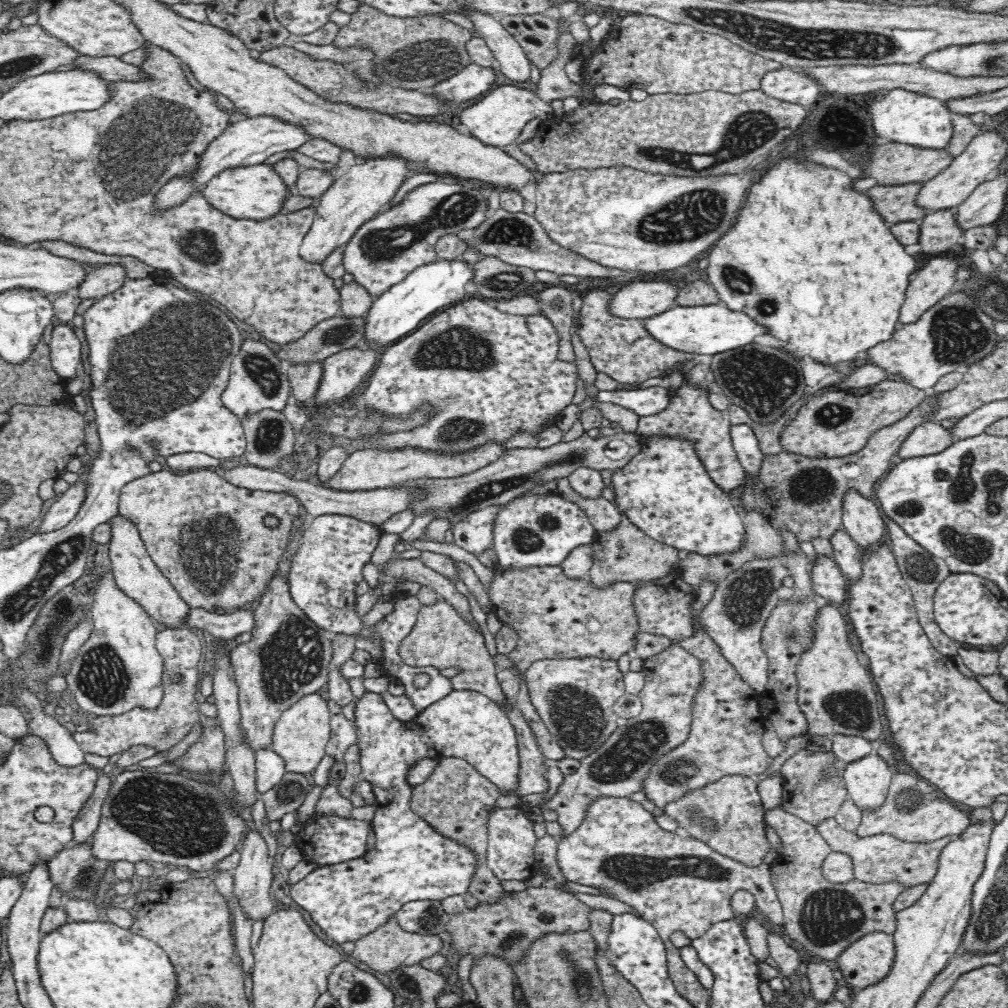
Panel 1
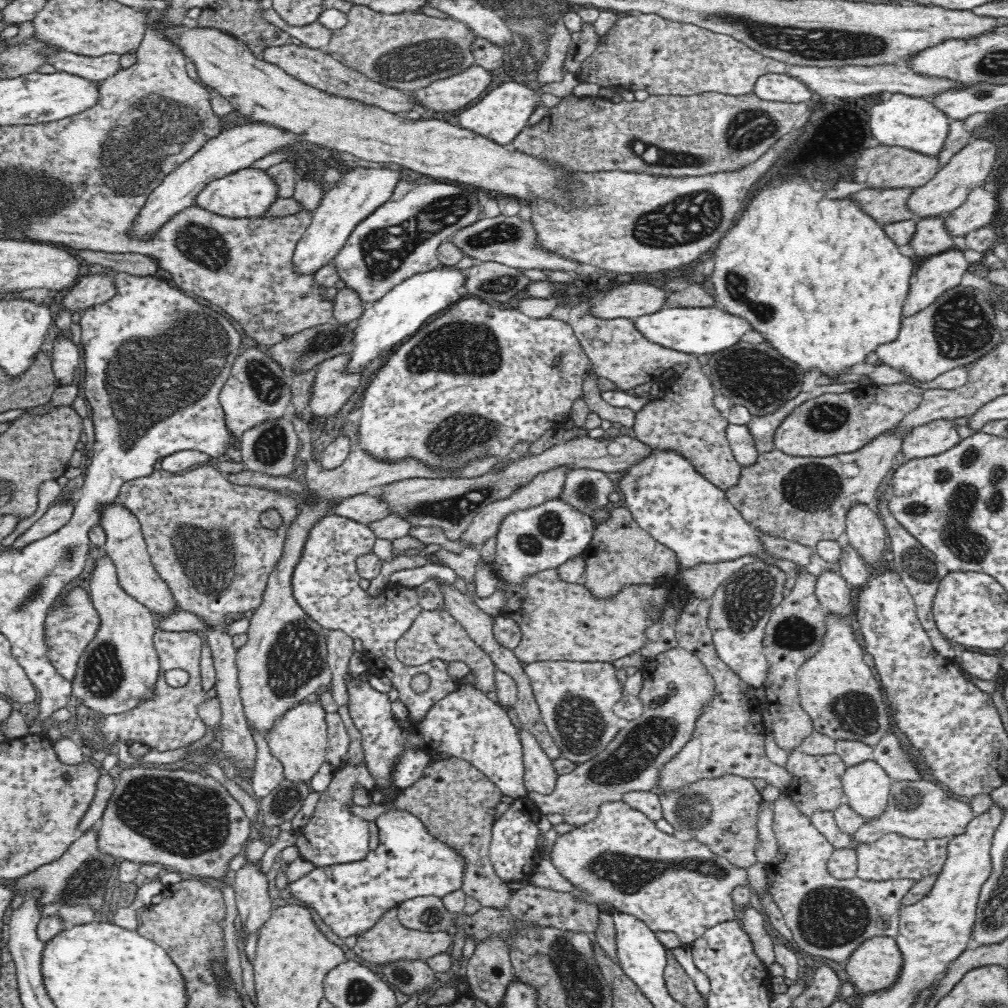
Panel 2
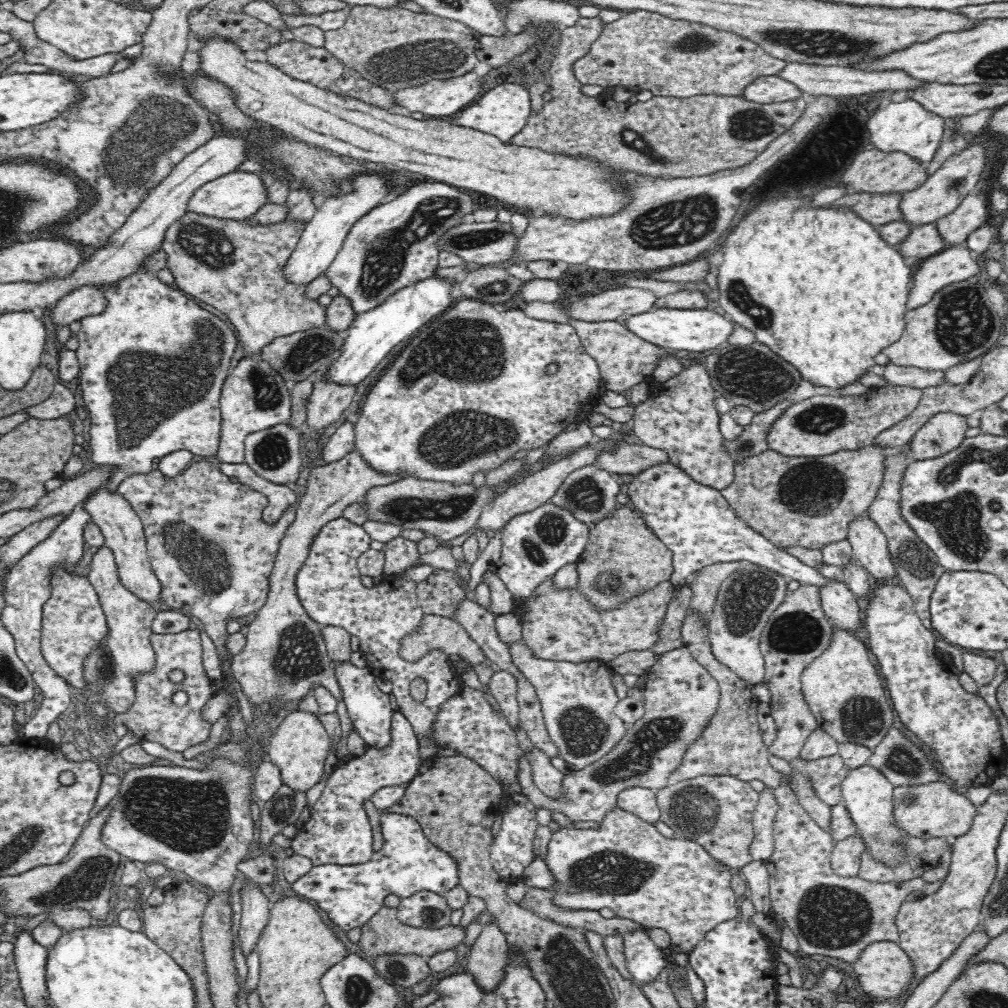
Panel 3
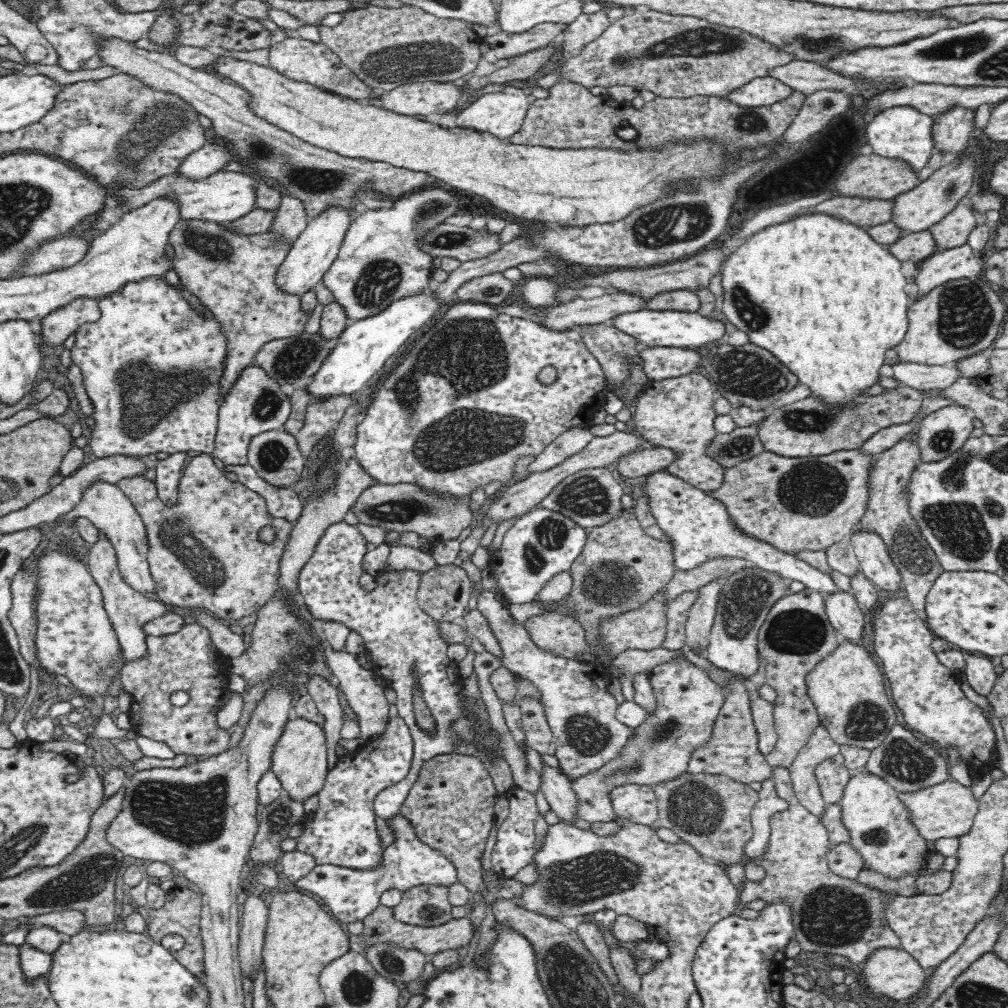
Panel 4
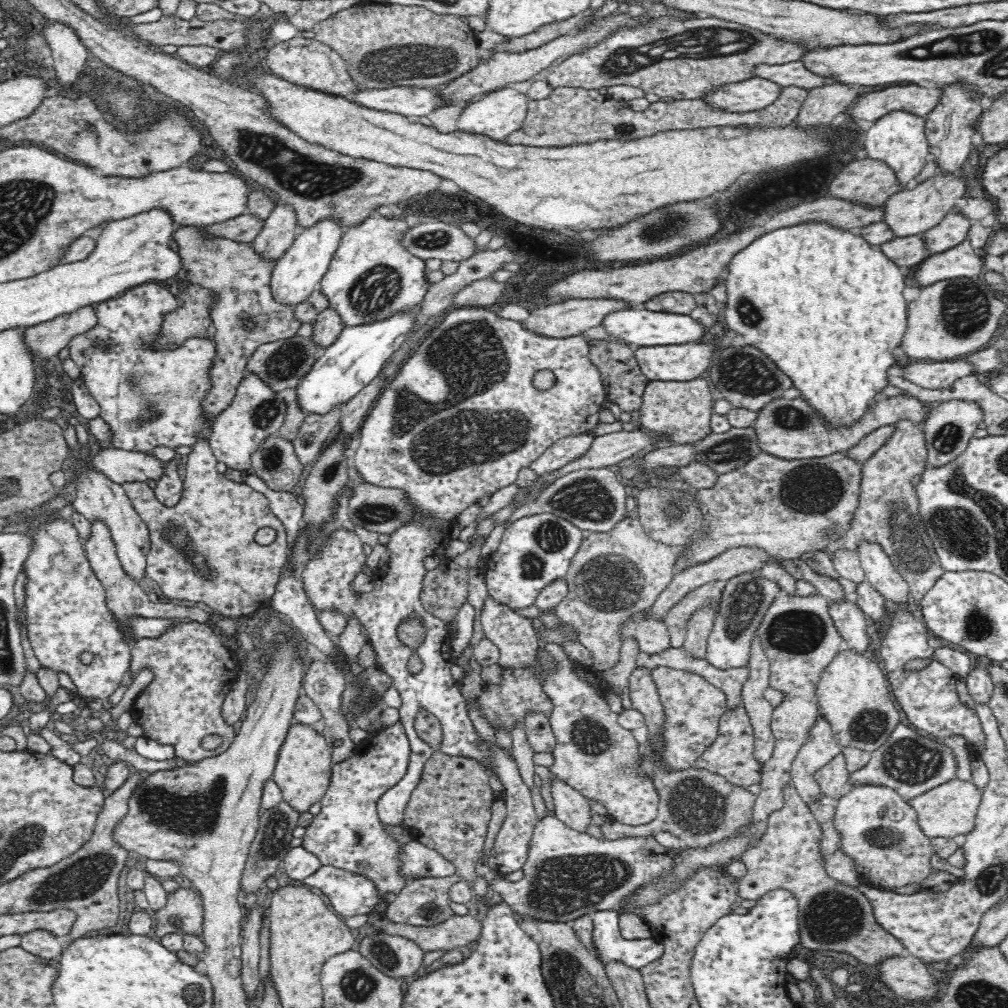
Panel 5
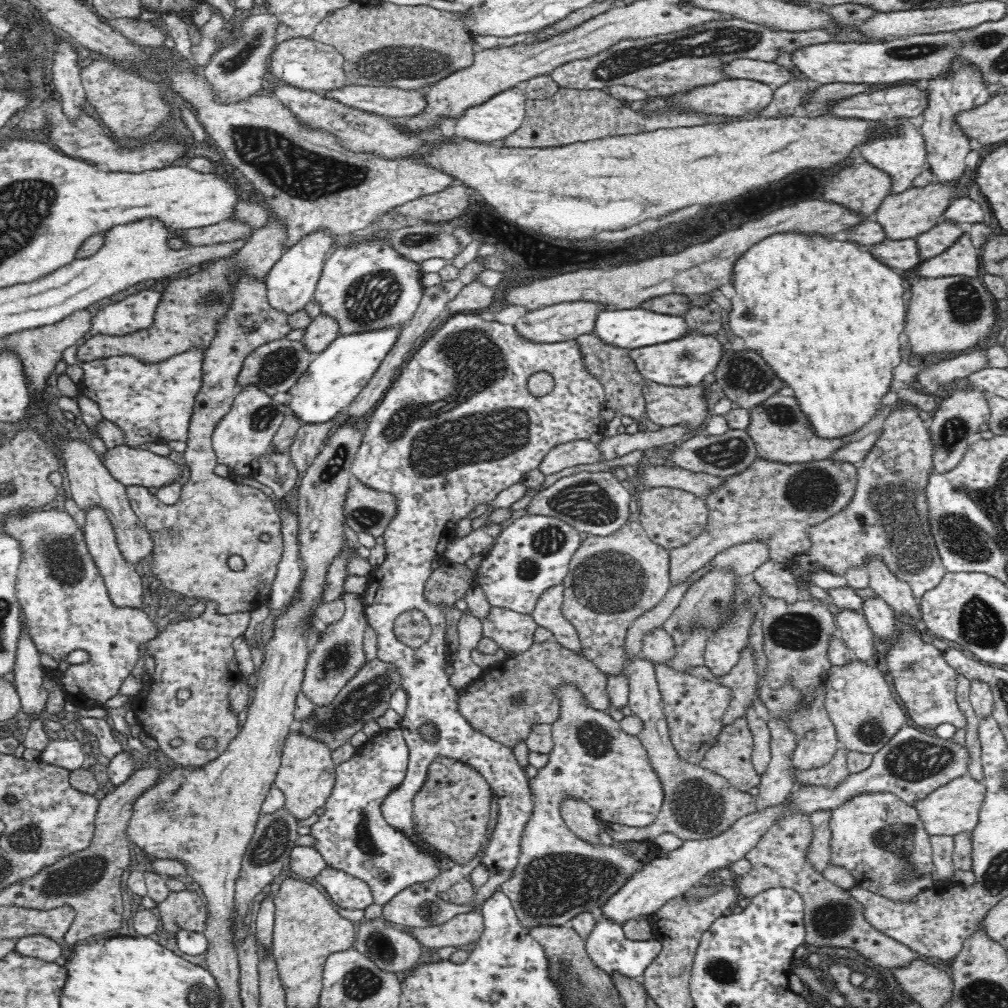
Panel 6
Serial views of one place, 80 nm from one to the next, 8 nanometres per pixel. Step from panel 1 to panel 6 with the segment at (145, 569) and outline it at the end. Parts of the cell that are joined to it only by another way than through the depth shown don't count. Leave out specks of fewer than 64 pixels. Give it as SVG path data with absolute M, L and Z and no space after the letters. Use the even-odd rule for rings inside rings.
M58 439L58 448L60 448L60 459L65 466L70 480L70 488L73 496L73 501L87 513L89 510L96 507L104 509L106 515L114 527L114 534L116 537L116 544L122 557L137 567L140 561L146 558L153 549L154 543L150 531L145 527L145 524L138 518L138 515L133 511L127 497L126 486L121 482L116 481L110 474L110 471L102 465L98 454L88 447L88 444L78 440Z

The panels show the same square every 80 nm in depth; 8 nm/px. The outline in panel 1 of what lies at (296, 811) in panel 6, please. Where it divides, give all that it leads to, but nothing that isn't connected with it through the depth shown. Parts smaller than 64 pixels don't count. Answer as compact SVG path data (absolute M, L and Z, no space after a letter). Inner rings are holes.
M317 692L302 696L280 714L273 731L272 750L283 758L288 772L311 777L318 762L327 752L331 738L331 716L327 700Z

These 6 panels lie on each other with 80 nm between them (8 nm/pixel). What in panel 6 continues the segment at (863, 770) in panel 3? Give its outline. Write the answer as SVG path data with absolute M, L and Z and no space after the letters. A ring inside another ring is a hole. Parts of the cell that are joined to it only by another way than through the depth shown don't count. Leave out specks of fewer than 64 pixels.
M889 790L856 794L831 811L831 862L853 873L858 885L906 902L936 884L933 848L917 810Z

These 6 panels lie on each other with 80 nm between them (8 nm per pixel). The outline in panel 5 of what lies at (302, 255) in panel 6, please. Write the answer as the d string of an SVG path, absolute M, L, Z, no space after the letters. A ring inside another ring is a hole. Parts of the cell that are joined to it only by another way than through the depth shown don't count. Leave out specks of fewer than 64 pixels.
M324 218L316 224L304 228L297 235L291 248L276 262L272 271L270 286L272 296L281 304L296 306L304 302L329 269L334 254L336 254L341 238L344 234L344 224L340 224L335 218Z

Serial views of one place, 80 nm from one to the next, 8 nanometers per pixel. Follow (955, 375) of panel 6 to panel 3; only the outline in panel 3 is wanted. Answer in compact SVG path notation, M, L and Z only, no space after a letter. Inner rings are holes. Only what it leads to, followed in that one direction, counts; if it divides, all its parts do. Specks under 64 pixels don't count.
M892 363L885 364L883 374L880 377L888 385L911 386L918 389L938 386L944 383L944 371L924 371Z

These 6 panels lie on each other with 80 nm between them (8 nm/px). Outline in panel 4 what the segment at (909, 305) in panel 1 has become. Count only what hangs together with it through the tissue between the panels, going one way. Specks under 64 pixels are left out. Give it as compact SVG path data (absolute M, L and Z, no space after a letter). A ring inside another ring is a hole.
M968 243L938 251L926 261L917 264L918 275L914 278L918 291L914 301L926 296L937 286L958 279L977 279L982 272L984 259L977 256Z

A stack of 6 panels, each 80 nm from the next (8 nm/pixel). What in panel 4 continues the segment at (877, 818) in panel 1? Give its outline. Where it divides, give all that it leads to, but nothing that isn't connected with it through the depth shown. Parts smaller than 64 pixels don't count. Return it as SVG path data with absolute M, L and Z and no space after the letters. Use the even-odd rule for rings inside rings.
M952 778L934 786L914 790L914 792L897 792L897 795L902 805L908 809L910 823L918 829L918 833L924 839L930 841L968 834L979 804L979 801L972 795L970 787L962 786ZM849 843L833 845L827 852L830 871L841 878L858 879L865 863L863 856Z

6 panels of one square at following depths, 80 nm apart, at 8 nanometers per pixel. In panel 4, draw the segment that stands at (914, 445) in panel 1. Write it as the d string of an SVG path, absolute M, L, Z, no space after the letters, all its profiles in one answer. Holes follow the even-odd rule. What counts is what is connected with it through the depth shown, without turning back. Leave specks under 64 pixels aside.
M962 405L942 407L925 416L914 435L921 462L936 462L961 449L971 437L973 418Z

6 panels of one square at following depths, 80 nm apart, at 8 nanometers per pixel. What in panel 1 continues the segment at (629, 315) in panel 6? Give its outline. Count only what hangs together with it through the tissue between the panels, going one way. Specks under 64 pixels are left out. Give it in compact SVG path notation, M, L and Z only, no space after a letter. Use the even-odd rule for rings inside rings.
M722 303L704 306L674 306L672 309L662 311L662 314L643 319L643 325L655 340L663 342L674 350L692 354L708 354L708 356L752 344L760 334L769 333L765 326L756 322L751 316L737 310L730 310Z

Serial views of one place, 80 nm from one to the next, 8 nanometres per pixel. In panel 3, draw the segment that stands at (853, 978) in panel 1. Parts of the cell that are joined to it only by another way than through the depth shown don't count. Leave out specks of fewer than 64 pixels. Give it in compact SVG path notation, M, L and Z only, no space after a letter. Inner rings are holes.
M890 940L872 942L860 952L860 956L851 963L851 966L855 972L856 981L868 995L892 998L892 996L898 996L898 994L906 992L908 988L911 990L914 987L910 986L910 982L914 980L912 961L896 942Z

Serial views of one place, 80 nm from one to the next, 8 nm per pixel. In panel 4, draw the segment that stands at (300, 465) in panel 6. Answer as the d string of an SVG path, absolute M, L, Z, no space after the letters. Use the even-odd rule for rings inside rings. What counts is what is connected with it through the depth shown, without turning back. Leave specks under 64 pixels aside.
M352 395L314 399L307 406L304 426L295 434L305 460L312 454L318 440L337 428L346 409L352 405Z

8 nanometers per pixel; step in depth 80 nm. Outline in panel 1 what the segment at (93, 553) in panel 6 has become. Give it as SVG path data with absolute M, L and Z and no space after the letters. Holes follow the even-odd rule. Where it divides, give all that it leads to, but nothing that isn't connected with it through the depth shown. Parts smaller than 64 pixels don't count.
M112 570L106 571L101 581L99 582L96 592L96 598L94 598L94 606L92 606L91 610L91 620L93 621L93 628L87 642L82 644L82 647L78 648L77 656L74 658L71 663L71 670L69 673L64 676L67 682L67 688L71 694L73 694L73 703L74 705L78 705L80 707L81 712L85 711L86 713L90 713L96 717L102 716L116 716L123 715L125 712L135 708L142 709L155 709L162 700L164 689L162 676L164 676L164 659L162 659L162 654L156 647L156 638L159 634L159 627L153 621L153 618L150 617L143 609L140 604L137 604L134 599L129 598L126 594L123 594L118 587L116 587L116 583L114 583L114 575Z

